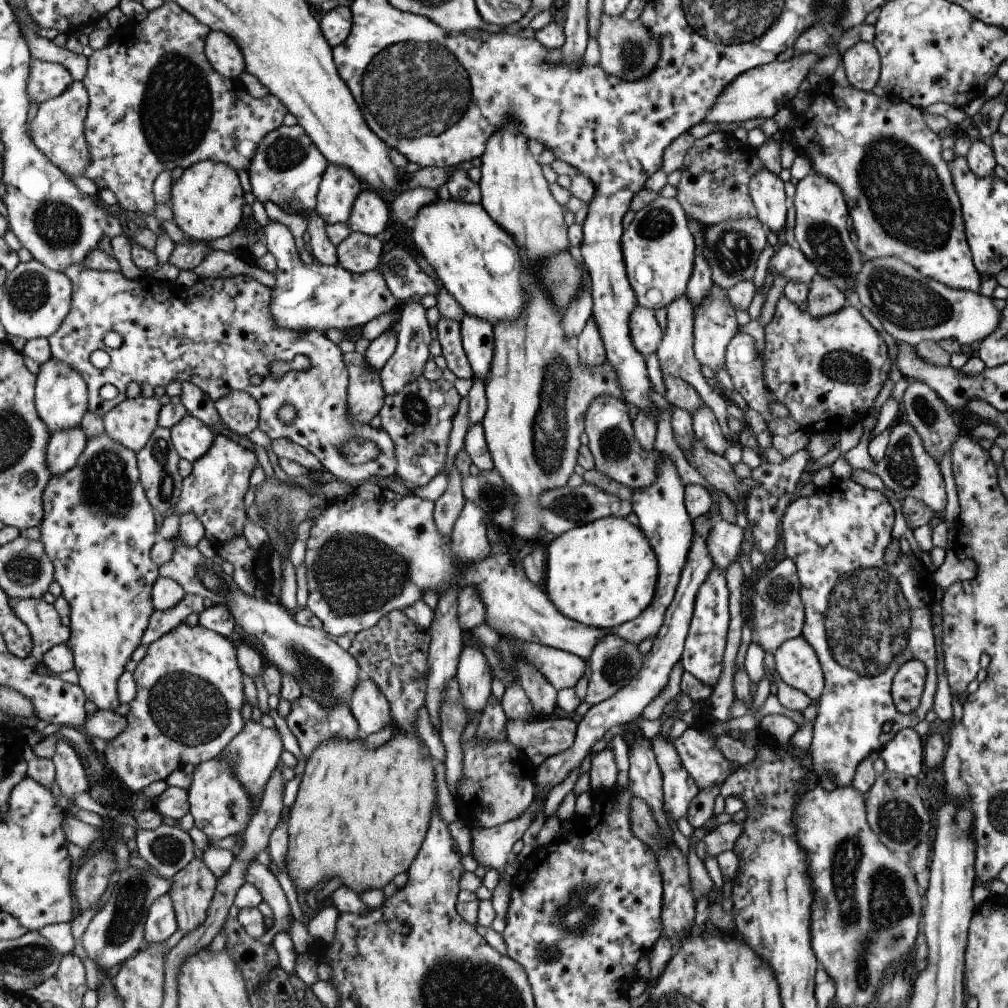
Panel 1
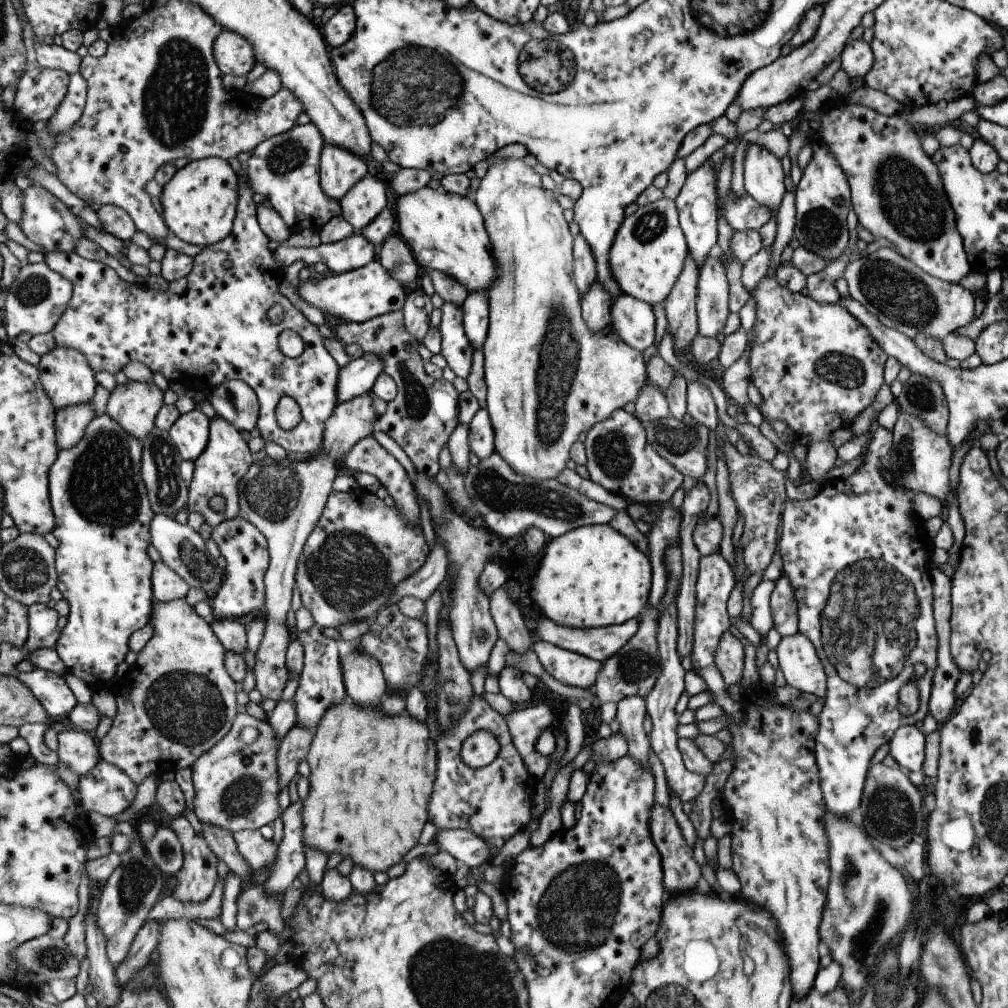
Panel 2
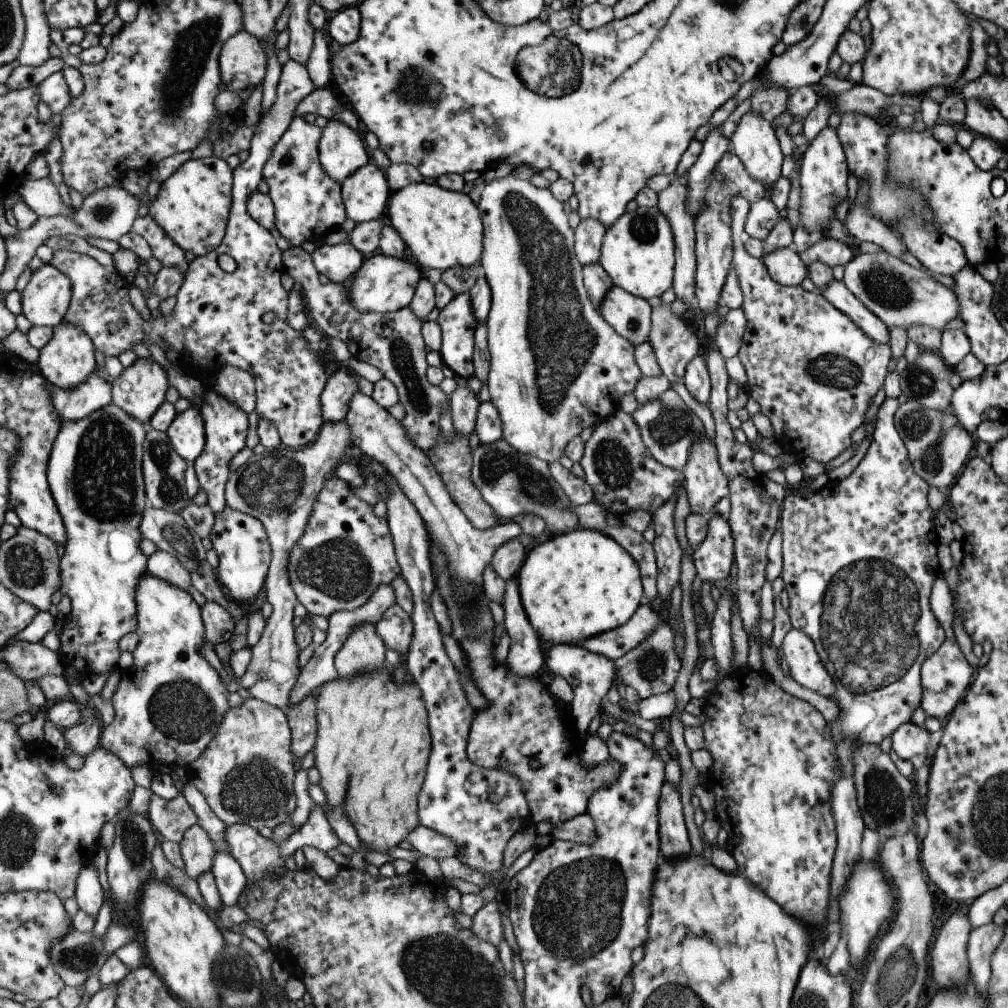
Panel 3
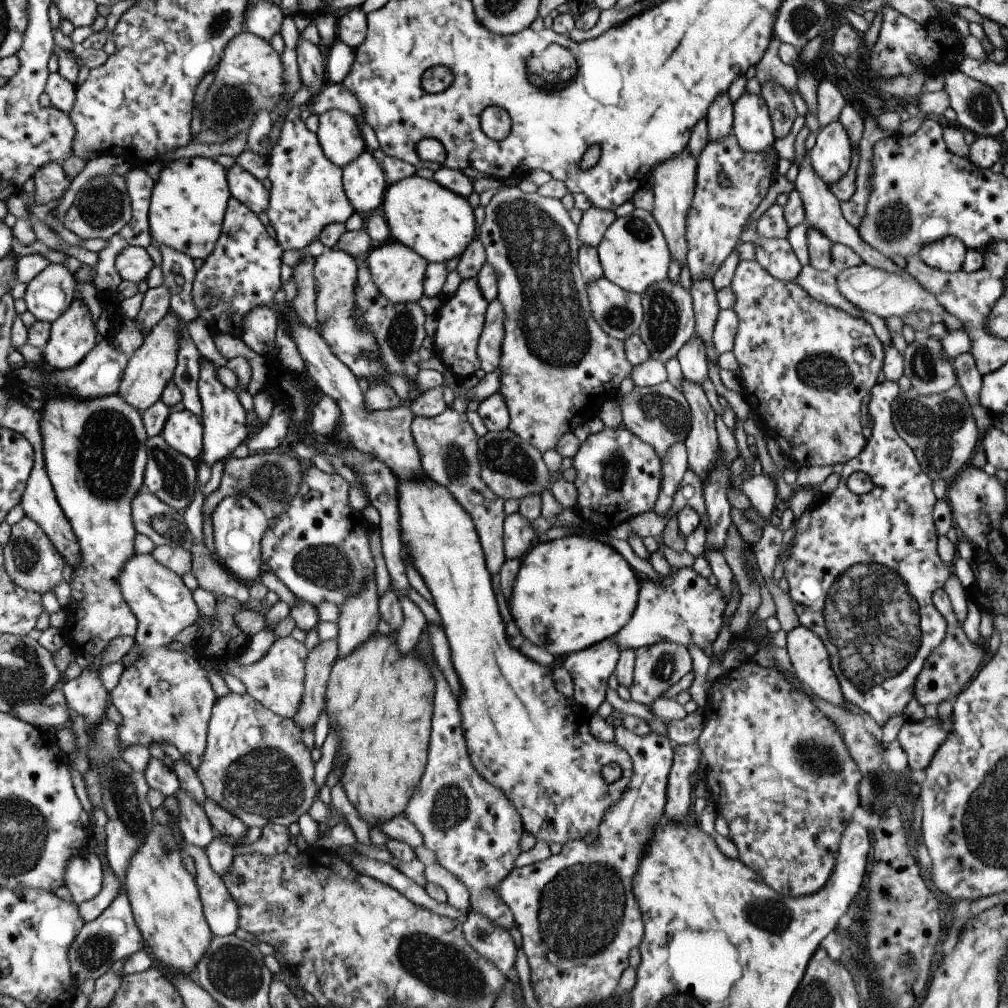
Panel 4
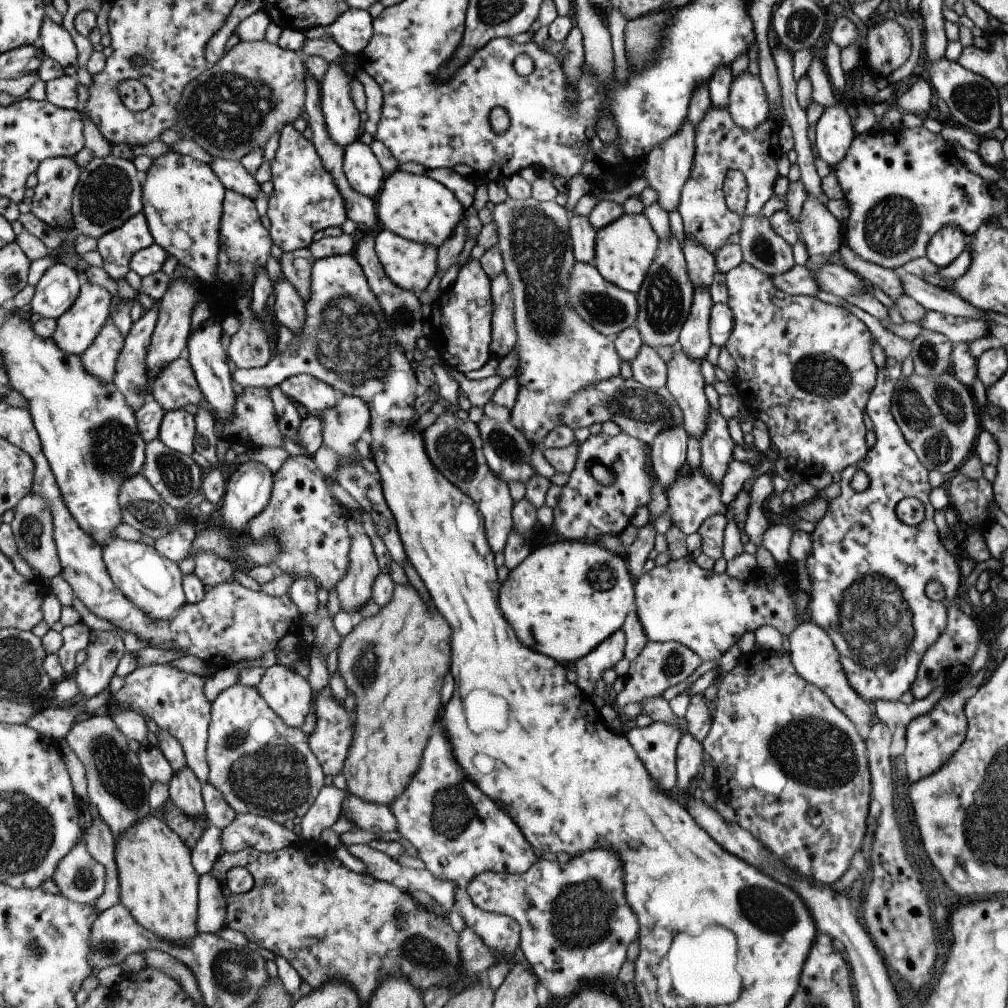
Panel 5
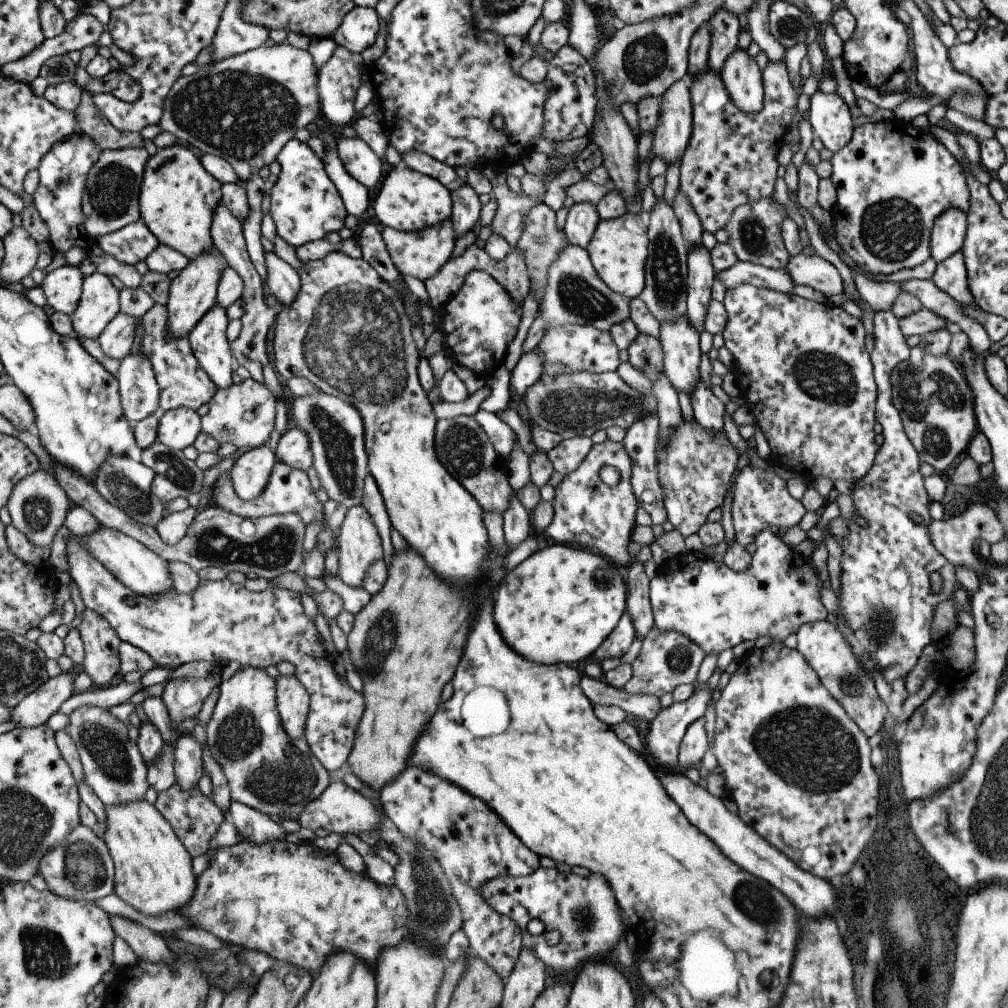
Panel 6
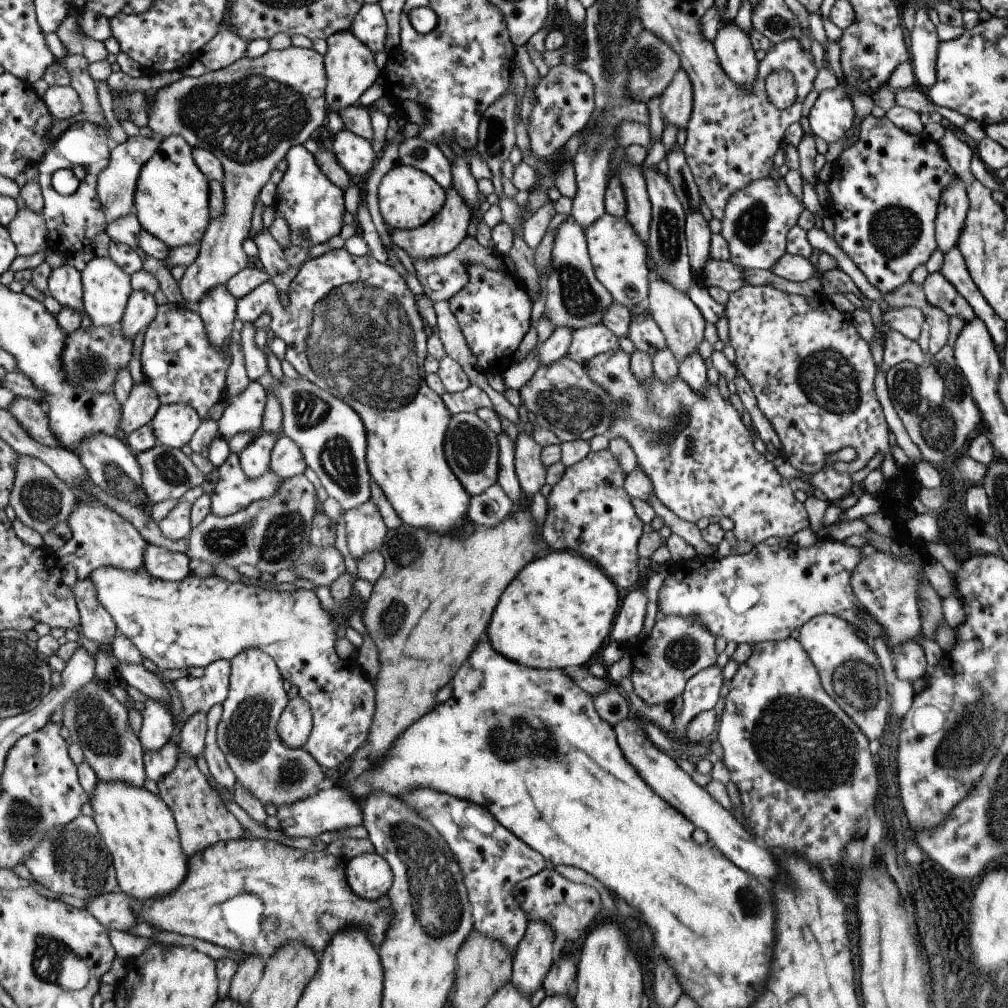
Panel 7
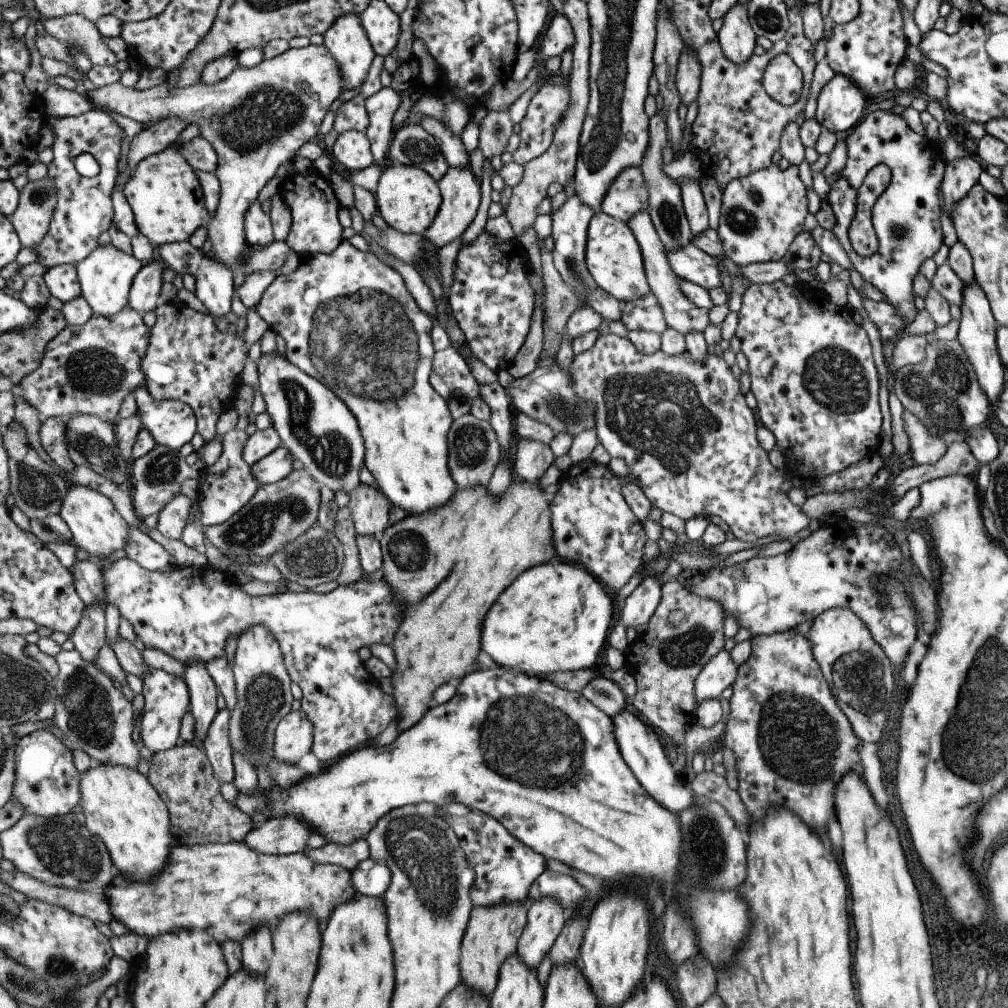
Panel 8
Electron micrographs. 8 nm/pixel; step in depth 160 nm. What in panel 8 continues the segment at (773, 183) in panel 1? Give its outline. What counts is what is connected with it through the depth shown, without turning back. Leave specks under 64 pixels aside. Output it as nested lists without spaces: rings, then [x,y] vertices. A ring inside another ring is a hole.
[[[735,3],[727,10],[716,38],[722,53],[735,64],[745,62],[752,55],[755,34],[747,20],[746,4]]]

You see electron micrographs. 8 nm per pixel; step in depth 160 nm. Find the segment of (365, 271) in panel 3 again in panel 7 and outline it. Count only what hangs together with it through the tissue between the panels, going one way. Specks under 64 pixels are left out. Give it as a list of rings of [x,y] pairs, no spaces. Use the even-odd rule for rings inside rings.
[[[451,186],[445,191],[445,198],[439,212],[431,220],[414,229],[389,230],[390,240],[403,249],[411,260],[444,255],[446,252],[451,252],[451,249],[465,238],[472,214],[473,210]]]

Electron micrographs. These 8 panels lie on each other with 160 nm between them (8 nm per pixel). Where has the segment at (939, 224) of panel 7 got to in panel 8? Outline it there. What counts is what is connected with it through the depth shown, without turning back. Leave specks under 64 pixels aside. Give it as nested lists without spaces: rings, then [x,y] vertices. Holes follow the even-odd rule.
[[[963,155],[945,163],[940,186],[943,193],[944,209],[949,218],[952,204],[958,203],[958,200],[963,198],[969,189],[977,183],[977,177],[982,171],[979,166],[979,163],[969,155]]]

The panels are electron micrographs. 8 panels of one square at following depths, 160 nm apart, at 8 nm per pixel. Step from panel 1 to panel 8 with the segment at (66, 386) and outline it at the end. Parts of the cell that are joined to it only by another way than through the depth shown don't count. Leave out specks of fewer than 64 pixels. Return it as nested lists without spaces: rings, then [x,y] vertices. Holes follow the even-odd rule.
[[[113,244],[99,245],[85,260],[77,264],[82,295],[93,307],[98,315],[110,317],[117,315],[130,304],[131,287],[134,286],[135,277],[142,270],[145,263],[134,254],[125,254]]]

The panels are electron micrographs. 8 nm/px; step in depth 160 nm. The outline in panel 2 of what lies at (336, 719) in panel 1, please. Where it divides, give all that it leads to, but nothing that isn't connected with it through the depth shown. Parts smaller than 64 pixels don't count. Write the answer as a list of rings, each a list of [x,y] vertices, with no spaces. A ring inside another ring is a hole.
[[[313,625],[306,631],[296,631],[296,638],[302,644],[304,650],[298,686],[292,696],[296,722],[314,732],[324,710],[329,708],[329,705],[340,703],[346,696],[337,656],[337,642],[335,639],[323,635],[318,625]]]

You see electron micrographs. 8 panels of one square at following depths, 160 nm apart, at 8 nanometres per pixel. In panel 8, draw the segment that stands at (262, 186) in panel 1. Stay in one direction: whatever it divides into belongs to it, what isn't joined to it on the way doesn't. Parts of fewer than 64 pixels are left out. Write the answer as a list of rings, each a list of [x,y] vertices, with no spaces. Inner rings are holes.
[[[315,170],[306,173],[292,173],[278,189],[289,209],[291,224],[283,241],[289,249],[299,256],[311,253],[330,253],[342,241],[342,227],[337,221],[337,210],[341,207],[334,195],[328,179]]]

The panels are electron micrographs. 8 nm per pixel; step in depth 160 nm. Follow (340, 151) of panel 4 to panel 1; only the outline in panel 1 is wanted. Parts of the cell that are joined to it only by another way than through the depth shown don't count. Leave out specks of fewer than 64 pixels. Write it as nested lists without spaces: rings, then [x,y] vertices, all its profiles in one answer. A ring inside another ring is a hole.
[[[328,163],[318,184],[315,214],[325,225],[346,224],[354,198],[362,189],[363,184],[348,168]]]

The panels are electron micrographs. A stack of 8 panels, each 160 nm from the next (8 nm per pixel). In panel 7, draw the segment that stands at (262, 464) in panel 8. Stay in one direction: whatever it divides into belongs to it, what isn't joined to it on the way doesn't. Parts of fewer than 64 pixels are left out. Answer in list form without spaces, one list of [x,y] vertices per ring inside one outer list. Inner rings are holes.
[[[279,435],[270,452],[268,471],[280,479],[288,479],[303,473],[305,467],[297,445],[289,438]]]

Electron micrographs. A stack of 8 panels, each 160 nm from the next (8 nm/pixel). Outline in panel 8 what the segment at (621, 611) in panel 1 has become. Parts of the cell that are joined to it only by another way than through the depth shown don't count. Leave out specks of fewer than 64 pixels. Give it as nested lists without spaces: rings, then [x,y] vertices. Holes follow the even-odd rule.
[[[554,559],[523,571],[507,590],[495,600],[481,622],[481,650],[503,668],[515,668],[527,676],[537,677],[551,673],[594,669],[597,654],[614,623],[613,595],[588,573],[583,566]]]

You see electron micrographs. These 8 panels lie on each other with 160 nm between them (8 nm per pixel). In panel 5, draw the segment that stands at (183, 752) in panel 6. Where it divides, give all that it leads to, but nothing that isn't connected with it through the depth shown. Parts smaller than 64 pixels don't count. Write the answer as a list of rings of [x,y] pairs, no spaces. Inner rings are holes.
[[[187,764],[185,768],[178,770],[170,782],[170,798],[179,805],[190,817],[201,821],[204,827],[209,826],[205,818],[205,803],[202,793],[202,782],[195,771]]]

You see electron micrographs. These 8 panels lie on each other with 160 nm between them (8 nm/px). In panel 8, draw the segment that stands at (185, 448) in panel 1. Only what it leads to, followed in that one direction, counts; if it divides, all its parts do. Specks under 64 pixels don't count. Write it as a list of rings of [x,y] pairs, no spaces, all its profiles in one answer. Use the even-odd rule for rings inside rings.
[[[138,388],[134,394],[134,400],[137,404],[137,410],[142,416],[142,423],[145,429],[149,430],[155,437],[158,445],[163,445],[172,449],[181,448],[191,438],[198,433],[198,420],[190,404],[177,399],[156,399],[149,388]]]

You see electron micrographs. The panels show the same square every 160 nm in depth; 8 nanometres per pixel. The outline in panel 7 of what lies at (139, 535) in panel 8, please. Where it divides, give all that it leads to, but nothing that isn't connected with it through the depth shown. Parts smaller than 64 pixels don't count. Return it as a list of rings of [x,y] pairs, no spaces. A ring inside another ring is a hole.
[[[147,545],[144,567],[154,577],[179,582],[191,574],[189,562],[191,562],[191,558],[187,553],[182,554],[161,546]]]

